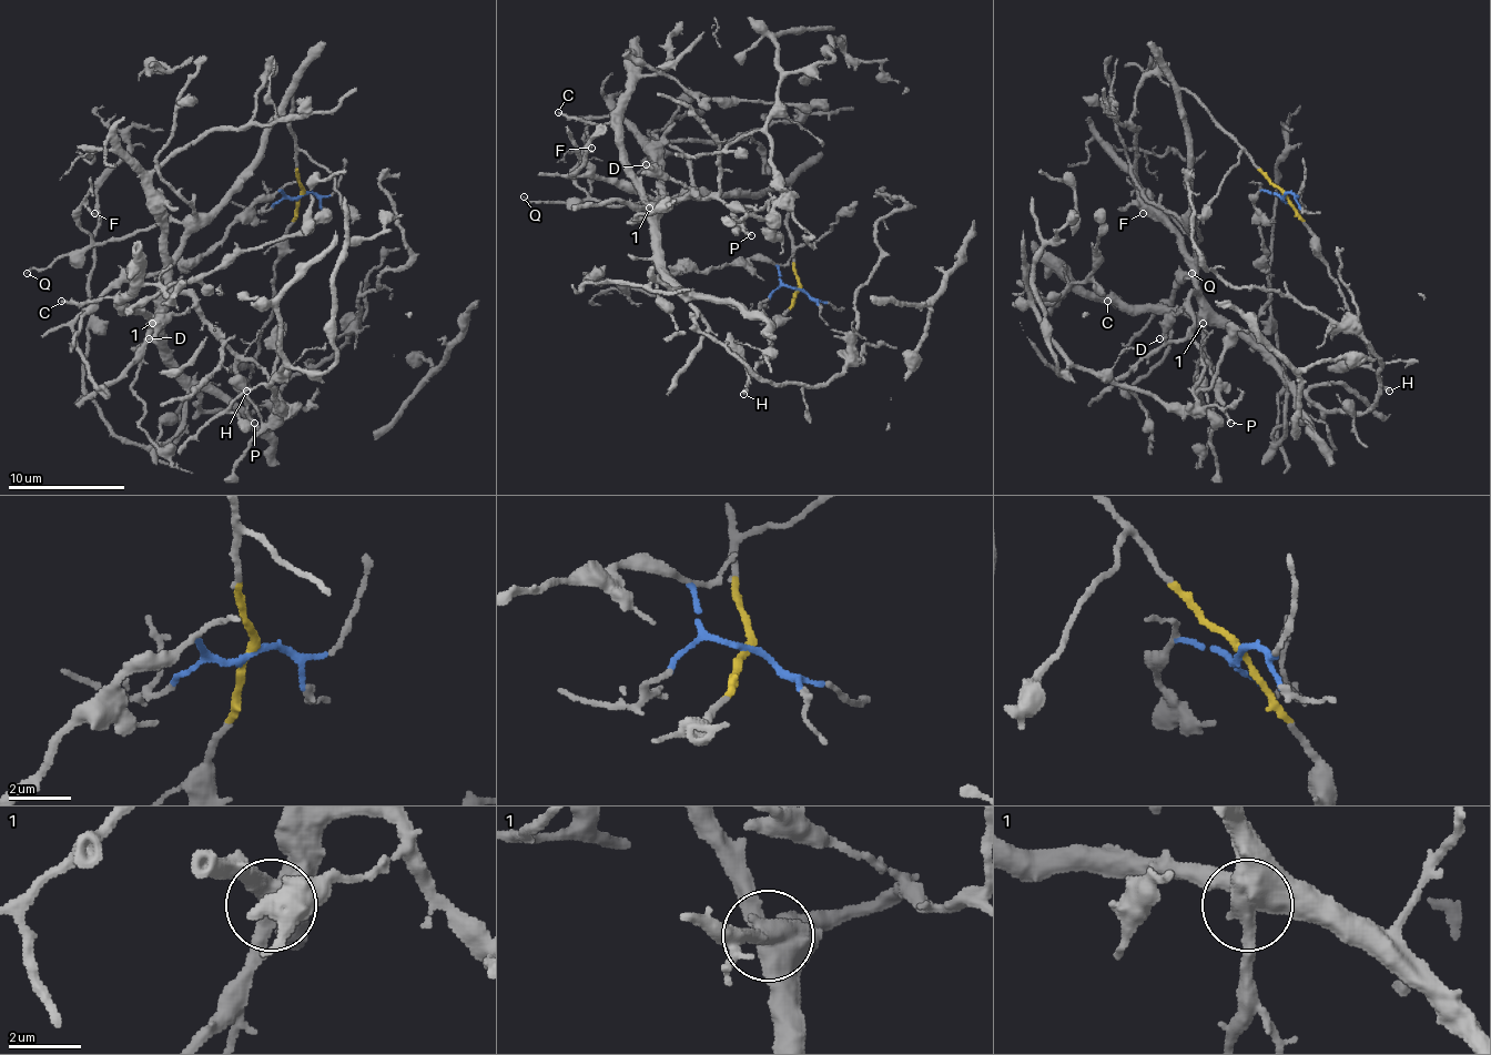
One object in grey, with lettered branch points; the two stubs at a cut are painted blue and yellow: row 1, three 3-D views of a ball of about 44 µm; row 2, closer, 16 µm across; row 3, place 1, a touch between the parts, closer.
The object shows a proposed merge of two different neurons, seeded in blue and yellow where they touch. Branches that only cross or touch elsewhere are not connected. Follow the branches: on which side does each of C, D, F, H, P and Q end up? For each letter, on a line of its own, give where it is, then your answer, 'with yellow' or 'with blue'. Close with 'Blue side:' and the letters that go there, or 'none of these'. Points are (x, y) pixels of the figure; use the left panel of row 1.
C: (61, 301) | with blue
D: (149, 338) | with blue
F: (94, 213) | with yellow
H: (246, 391) | with yellow
P: (254, 423) | with blue
Q: (27, 273) | with yellow
Blue side: C, D, P

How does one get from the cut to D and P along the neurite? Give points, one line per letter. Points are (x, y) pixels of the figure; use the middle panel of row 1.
D: (797, 290), (759, 260), (666, 275), (657, 266), (657, 216), (689, 193), (645, 164)
P: (797, 290), (759, 260), (666, 275), (657, 266), (657, 216), (689, 193), (718, 196), (750, 234)

